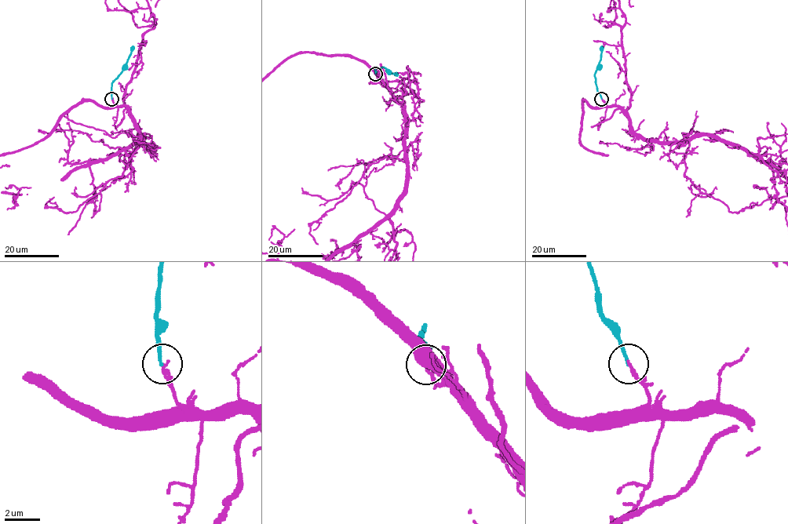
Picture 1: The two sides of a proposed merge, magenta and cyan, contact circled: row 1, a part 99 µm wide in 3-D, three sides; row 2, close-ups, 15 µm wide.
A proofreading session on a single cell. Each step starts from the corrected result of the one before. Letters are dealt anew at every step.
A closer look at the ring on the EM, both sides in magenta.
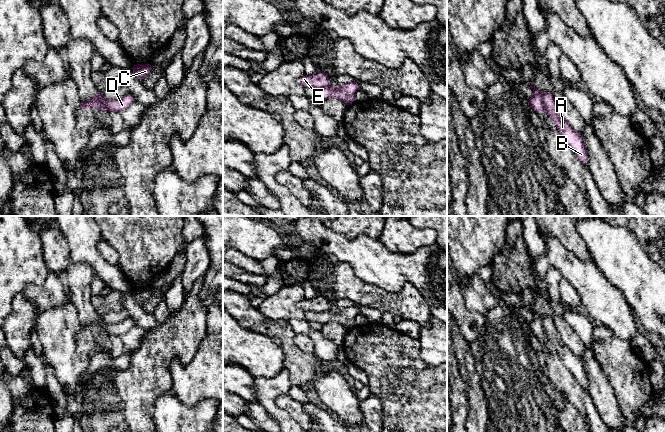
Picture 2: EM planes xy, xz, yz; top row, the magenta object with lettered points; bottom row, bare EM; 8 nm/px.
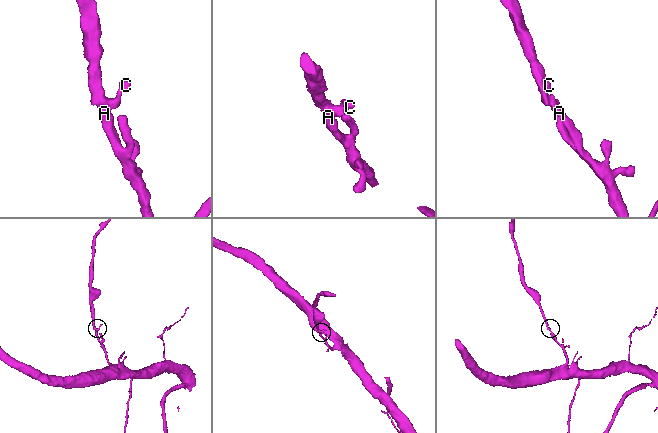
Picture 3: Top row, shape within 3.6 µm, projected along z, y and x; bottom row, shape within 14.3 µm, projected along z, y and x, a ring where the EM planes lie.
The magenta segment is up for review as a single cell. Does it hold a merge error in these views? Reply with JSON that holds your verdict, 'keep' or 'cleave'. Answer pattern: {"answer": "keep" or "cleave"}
{"answer": "cleave"}

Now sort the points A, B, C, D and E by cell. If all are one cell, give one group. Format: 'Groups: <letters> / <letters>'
Groups: A B C D / E

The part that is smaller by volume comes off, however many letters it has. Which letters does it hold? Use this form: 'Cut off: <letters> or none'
Cut off: E

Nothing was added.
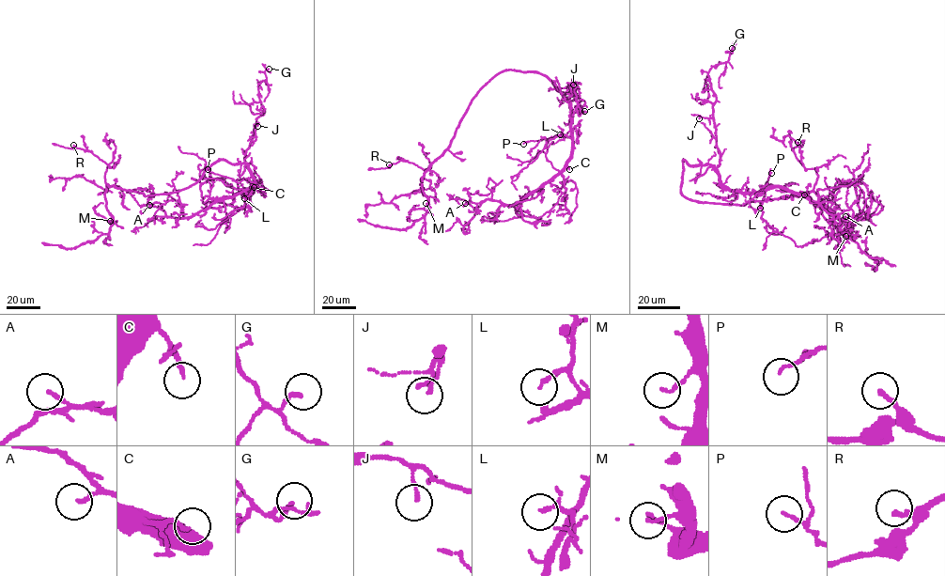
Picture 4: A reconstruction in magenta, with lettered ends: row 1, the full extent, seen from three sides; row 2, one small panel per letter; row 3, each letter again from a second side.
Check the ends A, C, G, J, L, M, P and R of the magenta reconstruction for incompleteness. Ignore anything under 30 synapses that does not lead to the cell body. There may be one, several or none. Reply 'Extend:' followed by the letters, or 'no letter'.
Extend: C

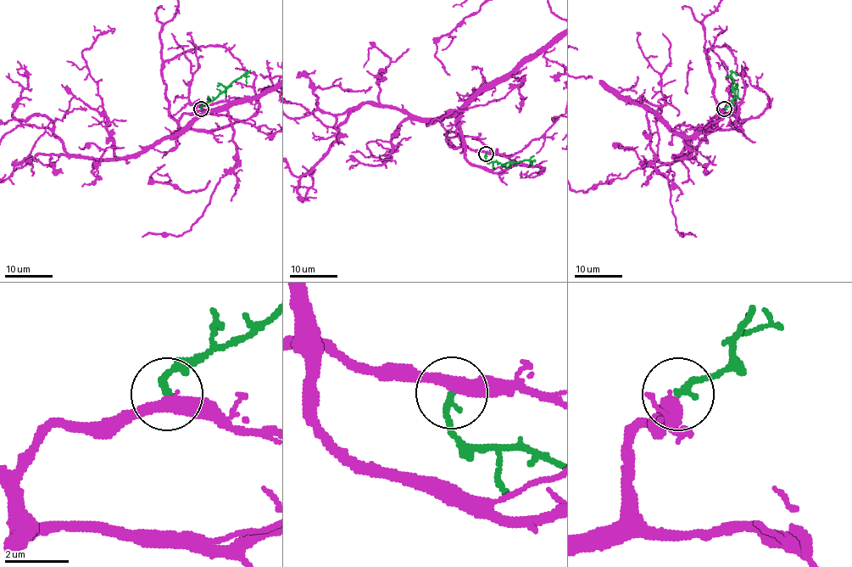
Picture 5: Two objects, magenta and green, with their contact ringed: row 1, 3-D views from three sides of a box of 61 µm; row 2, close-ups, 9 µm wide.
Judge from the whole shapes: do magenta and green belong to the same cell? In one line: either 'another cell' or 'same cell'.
same cell

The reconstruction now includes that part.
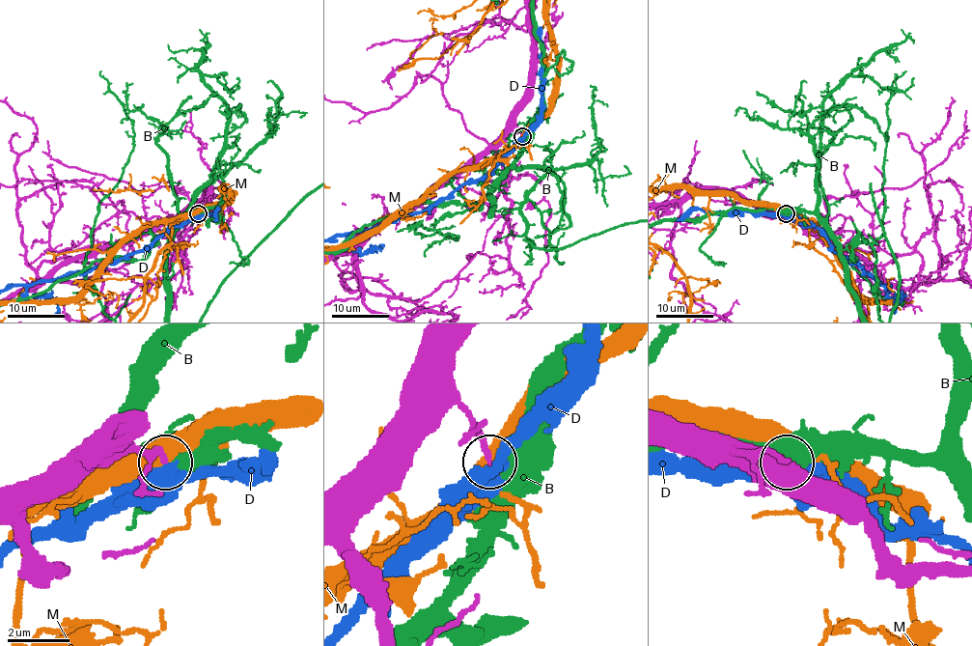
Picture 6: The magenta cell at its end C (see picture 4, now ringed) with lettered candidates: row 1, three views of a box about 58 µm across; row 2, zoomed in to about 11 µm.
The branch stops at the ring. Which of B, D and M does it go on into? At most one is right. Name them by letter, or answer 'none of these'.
none of these

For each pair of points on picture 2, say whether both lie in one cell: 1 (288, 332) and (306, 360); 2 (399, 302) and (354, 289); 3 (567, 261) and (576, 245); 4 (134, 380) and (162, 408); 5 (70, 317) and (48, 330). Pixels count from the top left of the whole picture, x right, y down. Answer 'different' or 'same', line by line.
1: same
2: same
3: different
4: different
5: same

